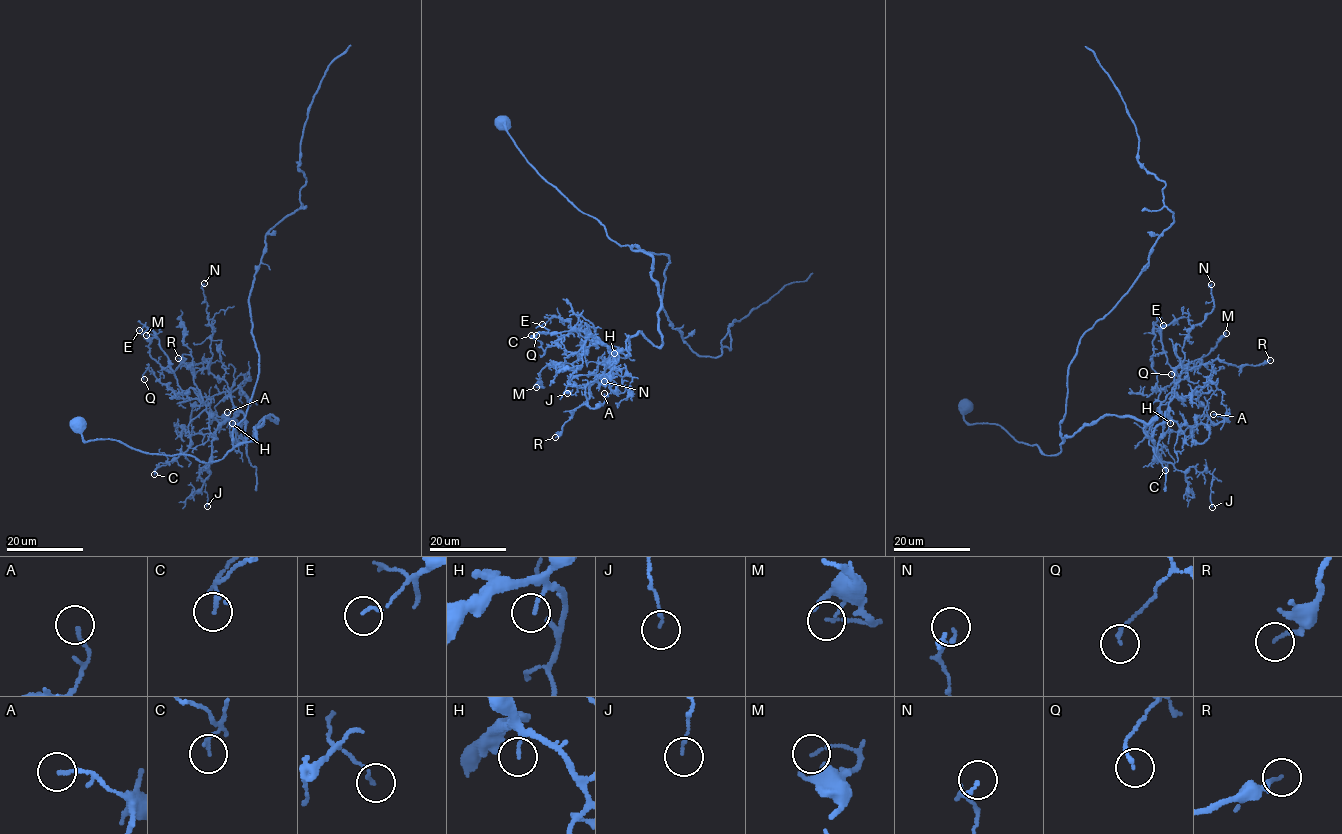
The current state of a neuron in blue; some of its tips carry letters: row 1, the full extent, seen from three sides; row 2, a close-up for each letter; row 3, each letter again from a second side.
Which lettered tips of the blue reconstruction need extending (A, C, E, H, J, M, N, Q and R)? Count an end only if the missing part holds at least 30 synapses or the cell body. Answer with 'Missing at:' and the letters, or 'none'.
Missing at: none

